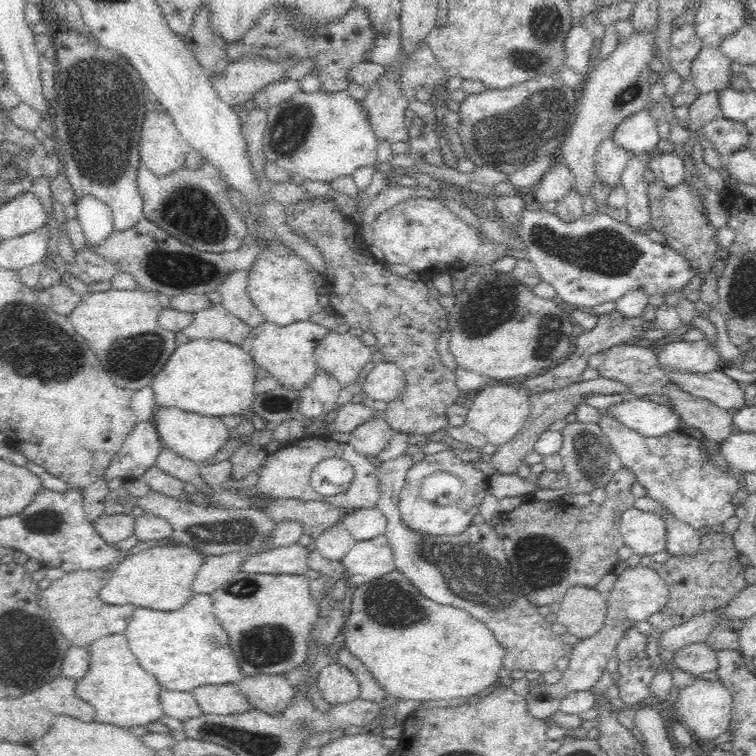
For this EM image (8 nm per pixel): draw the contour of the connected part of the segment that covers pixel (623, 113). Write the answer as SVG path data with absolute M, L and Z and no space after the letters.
M634 31L628 38L620 41L615 50L603 61L599 61L594 64L591 70L587 73L587 81L582 93L579 94L579 102L577 109L577 116L573 123L570 123L570 129L568 135L564 139L564 142L559 146L557 152L557 160L566 164L566 167L570 169L570 173L574 174L576 182L574 188L578 192L580 197L584 198L590 193L593 188L594 182L597 182L595 173L595 156L598 146L601 142L610 138L613 135L617 126L626 118L630 118L634 113L639 110L644 110L648 106L648 100L652 100L651 97L651 84L650 84L650 62L655 58L652 55L652 50L656 45L656 33L652 31Z

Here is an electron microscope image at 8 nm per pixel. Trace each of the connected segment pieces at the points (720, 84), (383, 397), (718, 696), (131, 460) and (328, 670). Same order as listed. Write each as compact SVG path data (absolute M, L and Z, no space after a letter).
M702 45L691 63L692 81L700 95L720 92L731 86L731 60L720 48Z
M382 361L367 369L361 383L366 396L384 406L402 392L405 376L396 364Z
M694 680L680 692L675 704L670 704L680 723L688 729L694 739L711 740L730 729L733 699L727 687L716 680Z
M137 422L117 455L114 455L114 462L108 466L103 479L108 481L112 478L140 478L152 466L156 466L157 454L161 448L161 440L153 423Z
M337 662L326 666L318 675L319 702L325 706L359 699L359 689L357 677Z

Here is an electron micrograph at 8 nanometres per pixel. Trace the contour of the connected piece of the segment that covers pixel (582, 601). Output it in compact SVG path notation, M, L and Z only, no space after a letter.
M571 586L553 620L566 628L565 636L578 641L590 638L605 623L606 601L607 597L595 588Z

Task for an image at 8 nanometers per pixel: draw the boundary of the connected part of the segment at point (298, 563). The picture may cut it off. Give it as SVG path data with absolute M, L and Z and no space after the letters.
M299 543L250 555L241 564L241 570L254 574L304 575L309 569L307 547Z

